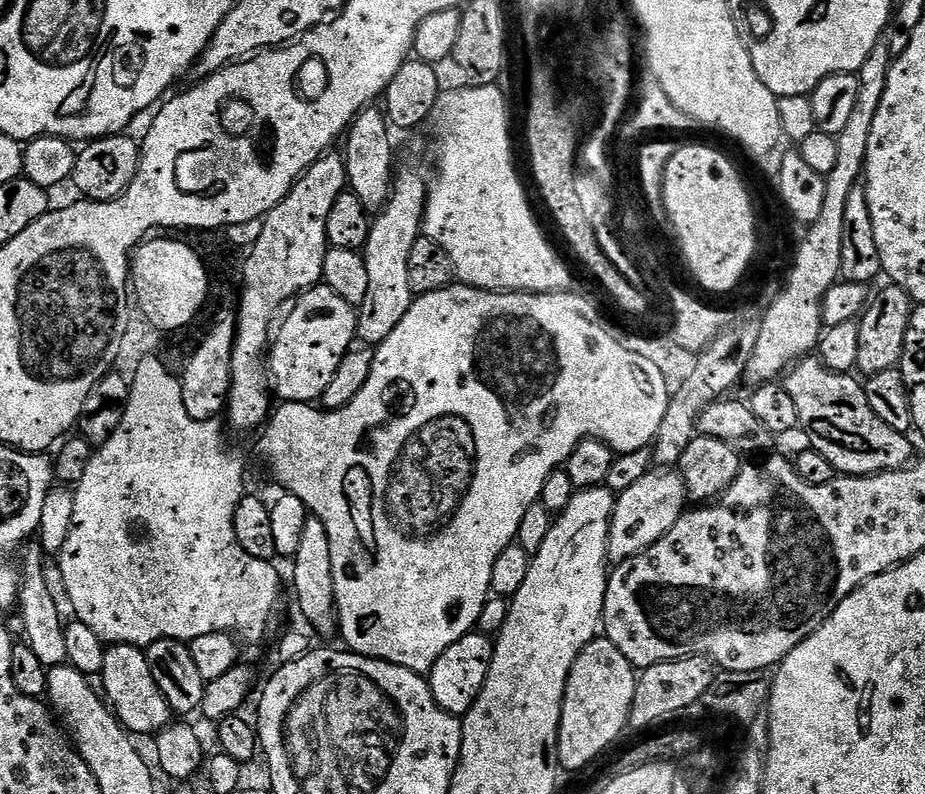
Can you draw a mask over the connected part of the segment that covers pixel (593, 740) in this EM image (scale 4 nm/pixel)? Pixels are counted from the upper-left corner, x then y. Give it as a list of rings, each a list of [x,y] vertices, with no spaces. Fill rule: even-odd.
[[[607,638],[591,640],[578,654],[568,675],[560,715],[560,766],[576,772],[600,756],[628,728],[638,672]]]

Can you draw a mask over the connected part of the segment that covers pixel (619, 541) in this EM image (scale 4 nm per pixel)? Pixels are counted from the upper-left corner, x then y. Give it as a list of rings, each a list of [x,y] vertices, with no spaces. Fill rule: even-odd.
[[[651,470],[644,477],[638,479],[634,486],[630,486],[616,496],[616,505],[612,511],[612,521],[608,531],[608,559],[612,562],[628,560],[631,556],[637,556],[642,550],[654,546],[678,522],[678,518],[686,511],[688,491],[684,488],[684,478],[676,470]]]

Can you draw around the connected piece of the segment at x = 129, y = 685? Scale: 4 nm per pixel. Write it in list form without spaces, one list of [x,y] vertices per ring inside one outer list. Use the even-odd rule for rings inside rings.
[[[113,644],[105,651],[104,661],[99,679],[104,680],[103,695],[116,719],[124,725],[129,733],[137,737],[151,737],[163,728],[167,728],[174,713],[162,690],[158,690],[158,682],[154,682],[154,674],[150,674],[150,662],[145,649],[135,648],[129,644]]]

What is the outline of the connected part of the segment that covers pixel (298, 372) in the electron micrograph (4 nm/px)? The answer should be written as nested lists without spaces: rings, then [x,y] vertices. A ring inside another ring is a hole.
[[[323,286],[309,288],[291,308],[292,313],[283,317],[284,325],[282,320],[271,341],[266,356],[266,376],[277,401],[289,404],[316,402],[326,386],[330,386],[330,378],[334,378],[344,355],[353,347],[357,313],[353,305],[342,302],[334,290]]]

